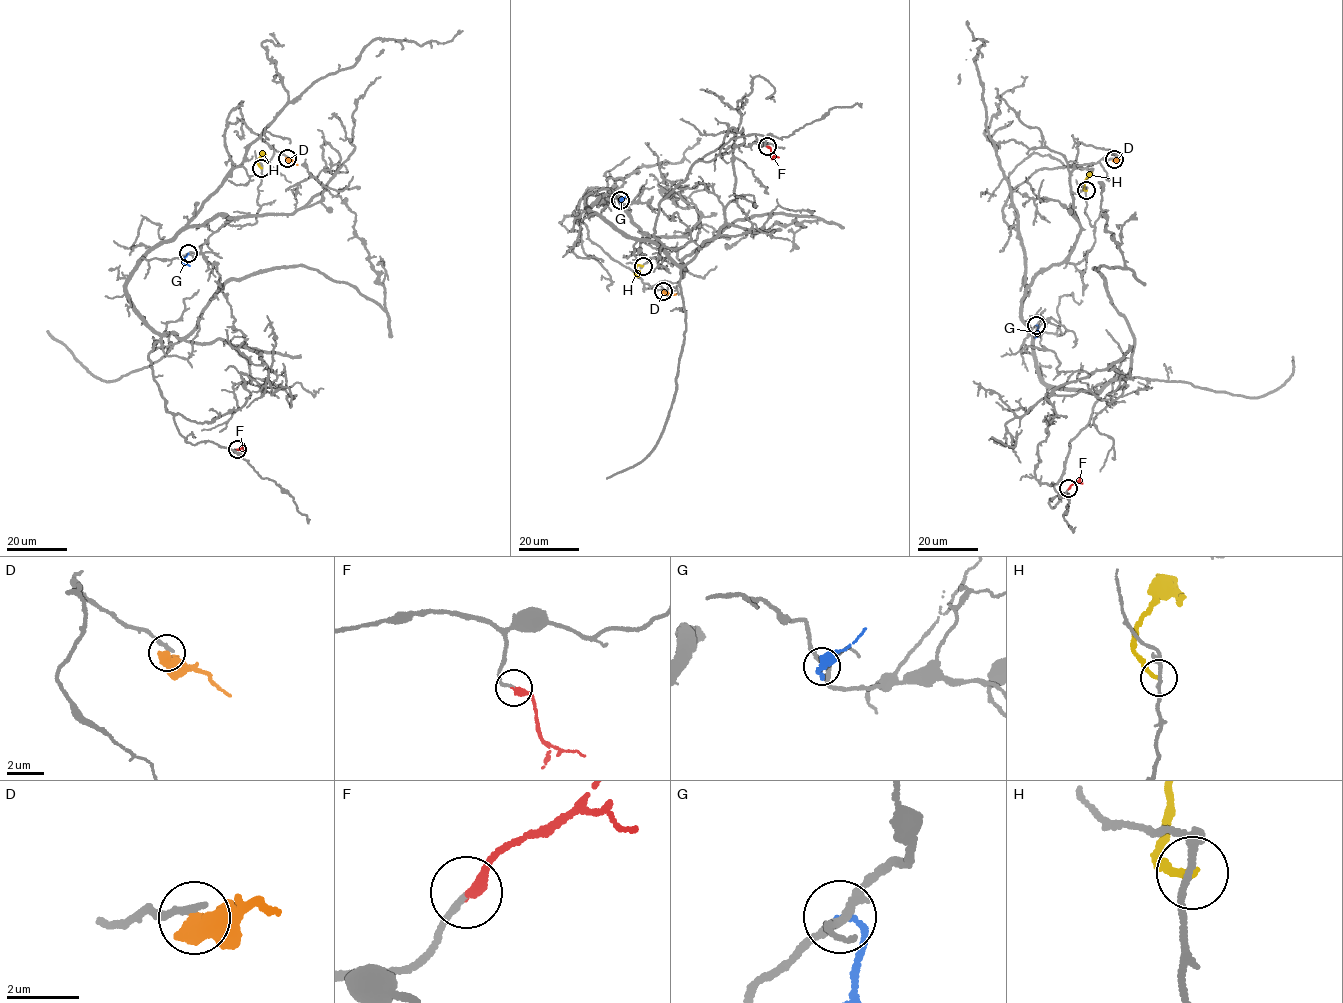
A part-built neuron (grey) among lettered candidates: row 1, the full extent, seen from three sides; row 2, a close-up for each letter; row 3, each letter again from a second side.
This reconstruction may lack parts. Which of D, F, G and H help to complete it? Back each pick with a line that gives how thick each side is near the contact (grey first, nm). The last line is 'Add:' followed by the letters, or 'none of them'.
F: calibres 150 and 320 nm
Add: F

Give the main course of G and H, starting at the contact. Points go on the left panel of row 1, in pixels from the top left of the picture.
G: (188, 253), (184, 262), (189, 266)
H: (261, 168), (257, 161), (265, 153)

